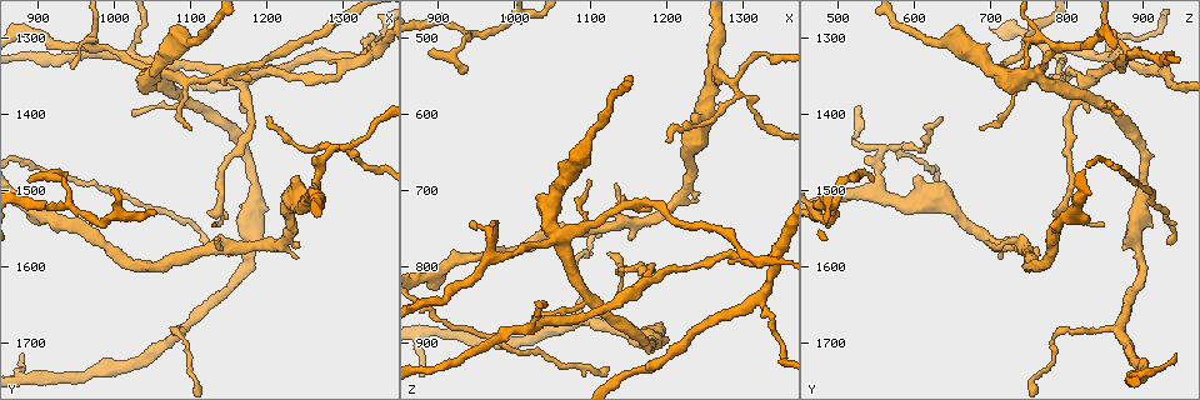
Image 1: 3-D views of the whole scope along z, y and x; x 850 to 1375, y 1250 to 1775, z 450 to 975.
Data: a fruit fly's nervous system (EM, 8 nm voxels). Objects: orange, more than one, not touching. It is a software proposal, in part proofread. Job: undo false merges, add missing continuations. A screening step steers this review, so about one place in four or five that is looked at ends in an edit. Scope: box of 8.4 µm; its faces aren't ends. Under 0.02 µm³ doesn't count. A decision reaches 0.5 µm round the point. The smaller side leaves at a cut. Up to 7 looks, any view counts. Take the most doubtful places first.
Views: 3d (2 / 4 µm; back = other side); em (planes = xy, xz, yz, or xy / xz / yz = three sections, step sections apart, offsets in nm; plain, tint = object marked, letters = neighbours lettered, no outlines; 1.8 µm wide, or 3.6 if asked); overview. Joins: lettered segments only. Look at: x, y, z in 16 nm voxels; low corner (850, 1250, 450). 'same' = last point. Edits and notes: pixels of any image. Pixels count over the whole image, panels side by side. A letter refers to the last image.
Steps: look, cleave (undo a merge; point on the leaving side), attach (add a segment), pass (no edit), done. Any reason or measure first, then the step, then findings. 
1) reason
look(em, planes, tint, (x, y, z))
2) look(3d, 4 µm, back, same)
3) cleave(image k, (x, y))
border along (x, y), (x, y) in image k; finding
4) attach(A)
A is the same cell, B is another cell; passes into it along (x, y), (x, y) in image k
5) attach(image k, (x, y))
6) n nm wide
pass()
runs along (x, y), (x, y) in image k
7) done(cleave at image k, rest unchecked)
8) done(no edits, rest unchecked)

calibre changes
look(em, planes, plain, (1055, 1350, 765))

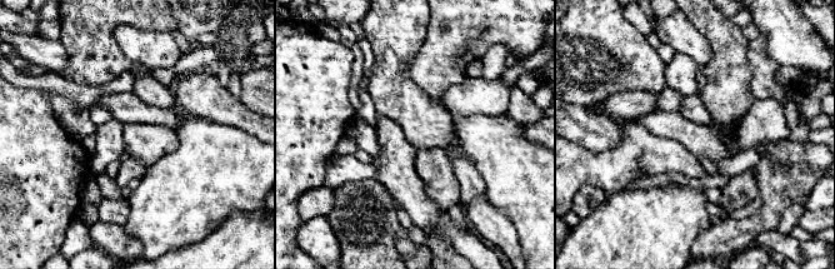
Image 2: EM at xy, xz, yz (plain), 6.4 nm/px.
see the neighbours
look(em, planes, letters, same)

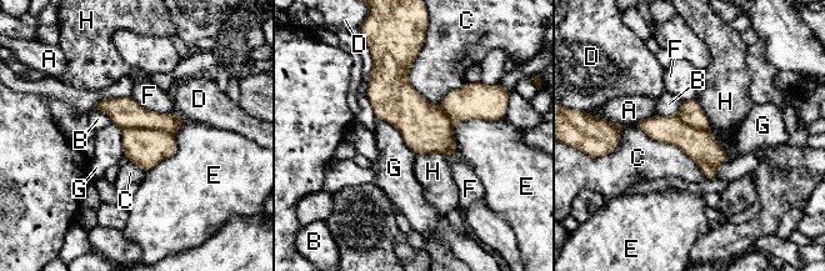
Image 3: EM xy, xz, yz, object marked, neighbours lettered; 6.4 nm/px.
C touches over 420 nm
cleave(image 3, (125, 113))
A, B, C, D, E, F, G and H are other cells; border along (123, 128), (155, 128), (173, 134) in image 3; a second cell is stuck on

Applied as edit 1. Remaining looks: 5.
see it whole again
look(overview)

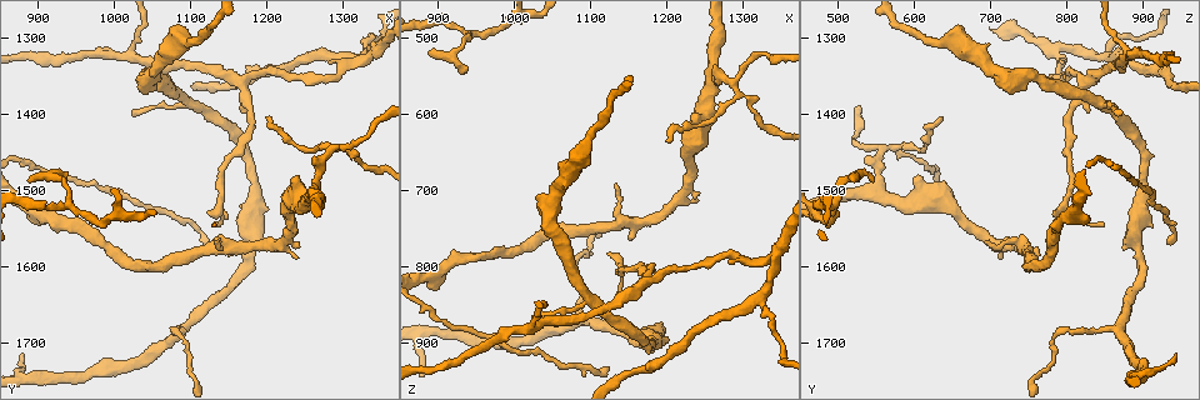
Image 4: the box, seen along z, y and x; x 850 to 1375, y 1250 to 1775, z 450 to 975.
look(em, planes, letters, (945, 1520, 500))

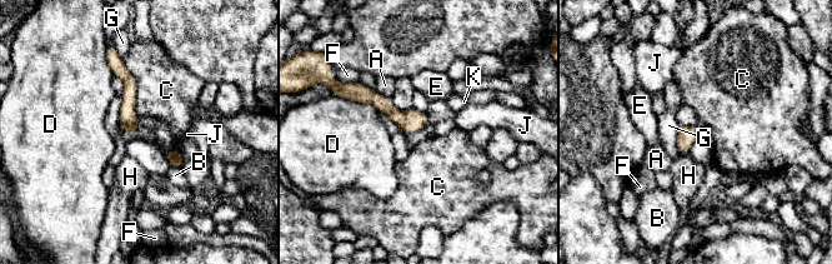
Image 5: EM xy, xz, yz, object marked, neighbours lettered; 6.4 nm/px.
120 nm wide; C touches over 420 nm
pass()
A, B, C, D, E, F, G, H, J and K are other cells; continuous, no second cell

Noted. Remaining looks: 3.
tapers out
look(em, planes, tint, (1125, 1565, 930))

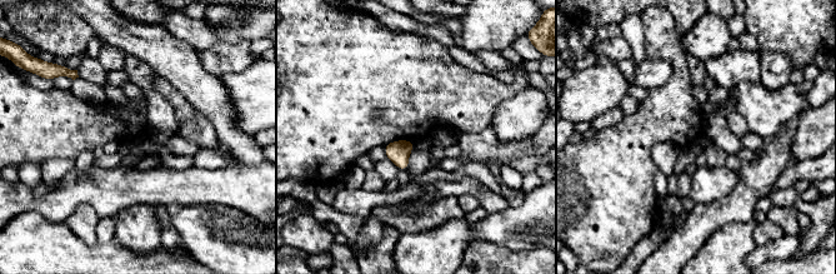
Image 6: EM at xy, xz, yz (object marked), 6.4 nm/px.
what lies round it
look(em, planes, letters, same)

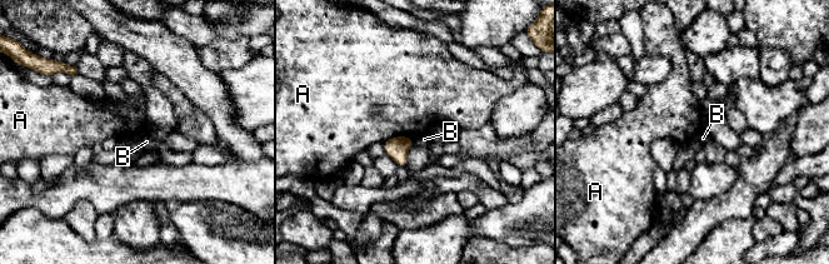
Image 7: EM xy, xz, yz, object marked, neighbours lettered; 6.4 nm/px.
pass()
A and B are other cells; border along (413, 137), (391, 137), (381, 142) in image 7; none of them fits

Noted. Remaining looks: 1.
done(cleave at image 3, rest unchecked)

